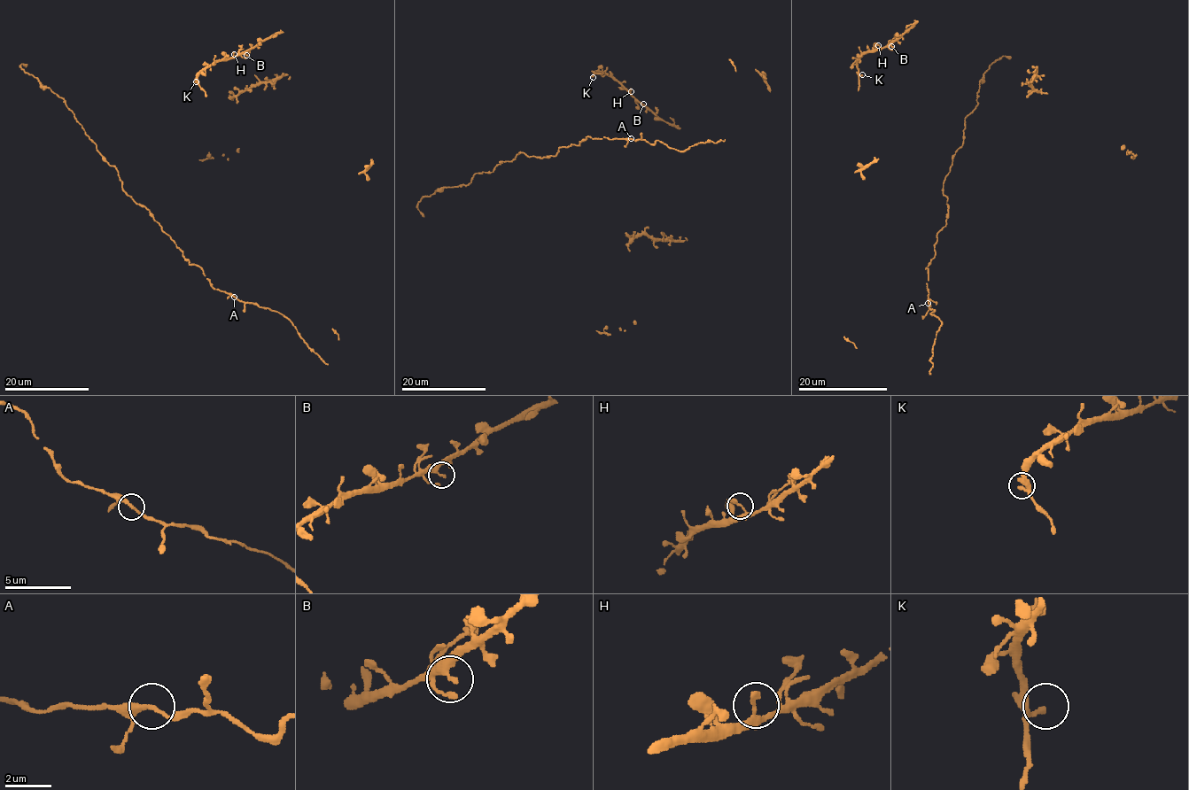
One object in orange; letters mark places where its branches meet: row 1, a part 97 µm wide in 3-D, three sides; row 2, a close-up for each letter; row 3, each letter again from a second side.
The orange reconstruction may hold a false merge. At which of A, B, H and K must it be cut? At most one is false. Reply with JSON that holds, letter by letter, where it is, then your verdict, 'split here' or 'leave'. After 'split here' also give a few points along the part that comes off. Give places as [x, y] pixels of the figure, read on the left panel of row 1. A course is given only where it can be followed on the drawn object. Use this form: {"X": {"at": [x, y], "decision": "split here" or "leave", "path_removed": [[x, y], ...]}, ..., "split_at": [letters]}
{"A": {"at": [234, 297], "decision": "leave"}, "B": {"at": [246, 55], "decision": "leave"}, "H": {"at": [234, 54], "decision": "leave"}, "K": {"at": [196, 81], "decision": "leave"}, "split_at": []}

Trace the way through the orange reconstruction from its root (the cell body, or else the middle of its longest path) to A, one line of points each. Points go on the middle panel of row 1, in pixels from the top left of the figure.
A: (603, 137), (632, 138)

